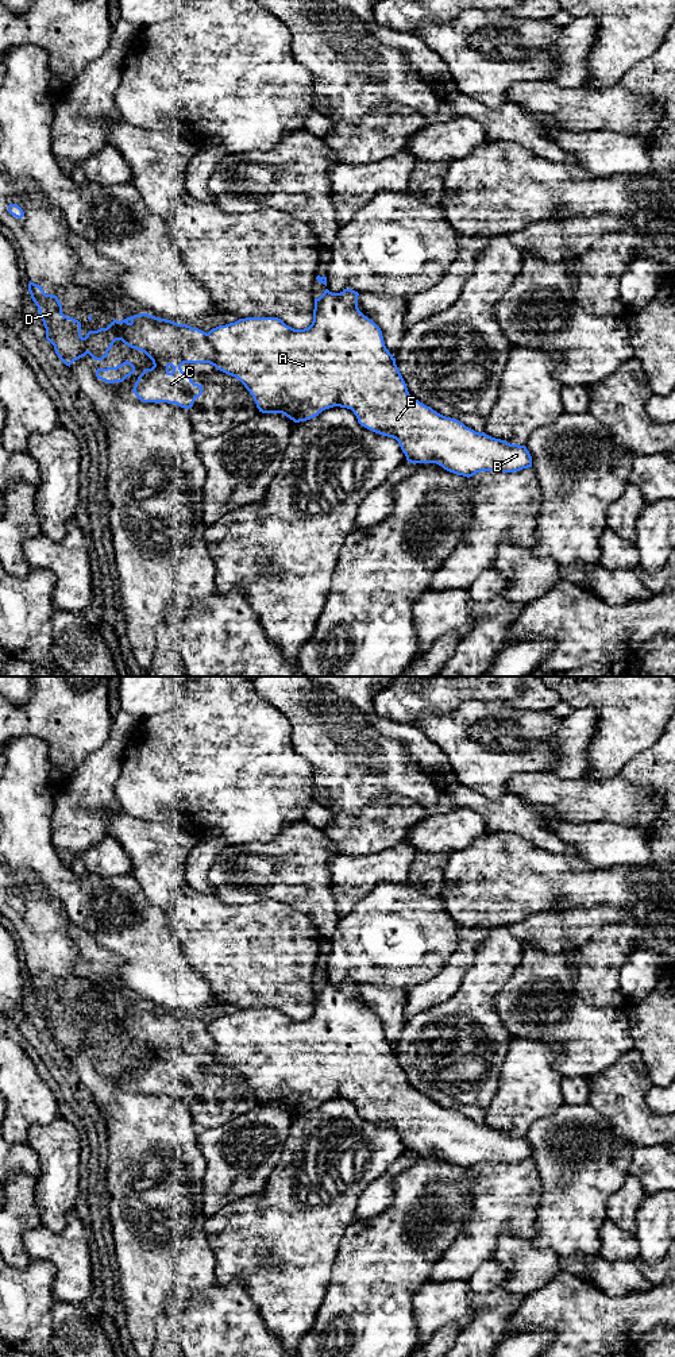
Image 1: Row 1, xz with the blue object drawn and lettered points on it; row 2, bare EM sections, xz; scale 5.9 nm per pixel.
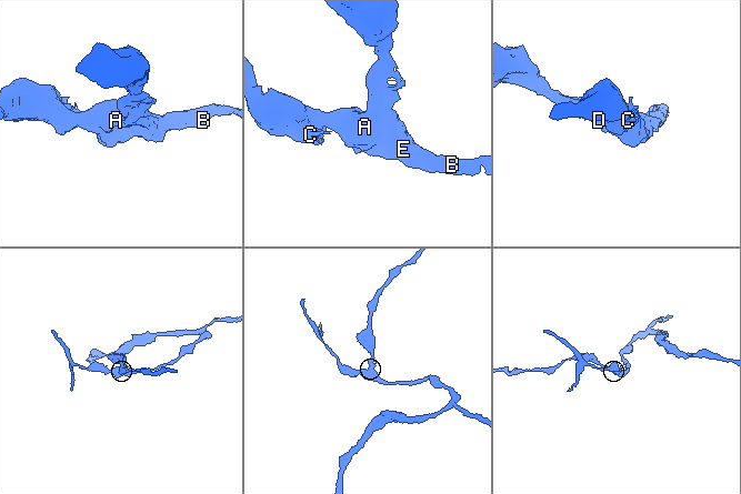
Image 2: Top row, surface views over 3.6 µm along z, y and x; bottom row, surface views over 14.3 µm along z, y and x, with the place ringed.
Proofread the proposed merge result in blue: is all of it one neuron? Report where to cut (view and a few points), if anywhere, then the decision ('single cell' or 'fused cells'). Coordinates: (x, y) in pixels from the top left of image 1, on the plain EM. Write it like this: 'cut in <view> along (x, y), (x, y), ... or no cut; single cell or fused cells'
cut in xz along (205, 1025), (213, 1043), (213, 1056); fused cells

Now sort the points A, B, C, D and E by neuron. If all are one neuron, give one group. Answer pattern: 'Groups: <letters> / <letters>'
Groups: A B E / C D

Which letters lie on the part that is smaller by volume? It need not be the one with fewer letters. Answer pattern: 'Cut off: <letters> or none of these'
Cut off: C, D

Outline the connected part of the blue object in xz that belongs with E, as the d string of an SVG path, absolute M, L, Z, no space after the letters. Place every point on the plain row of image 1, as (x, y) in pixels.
M325 980L315 990L313 1013L304 1021L294 1021L278 1009L246 1009L219 1017L207 1025L215 1042L213 1057L238 1069L262 1105L282 1105L300 1114L333 1098L351 1100L362 1118L396 1130L410 1154L436 1154L467 1169L481 1163L532 1159L525 1137L475 1123L410 1087L381 1019L359 1002L358 987L352 980L340 984Z

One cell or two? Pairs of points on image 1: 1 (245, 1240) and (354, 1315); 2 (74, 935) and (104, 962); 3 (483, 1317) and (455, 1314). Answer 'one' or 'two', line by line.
1: two
2: one
3: two

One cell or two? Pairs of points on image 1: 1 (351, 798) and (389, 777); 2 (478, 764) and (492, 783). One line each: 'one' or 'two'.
1: one
2: one

